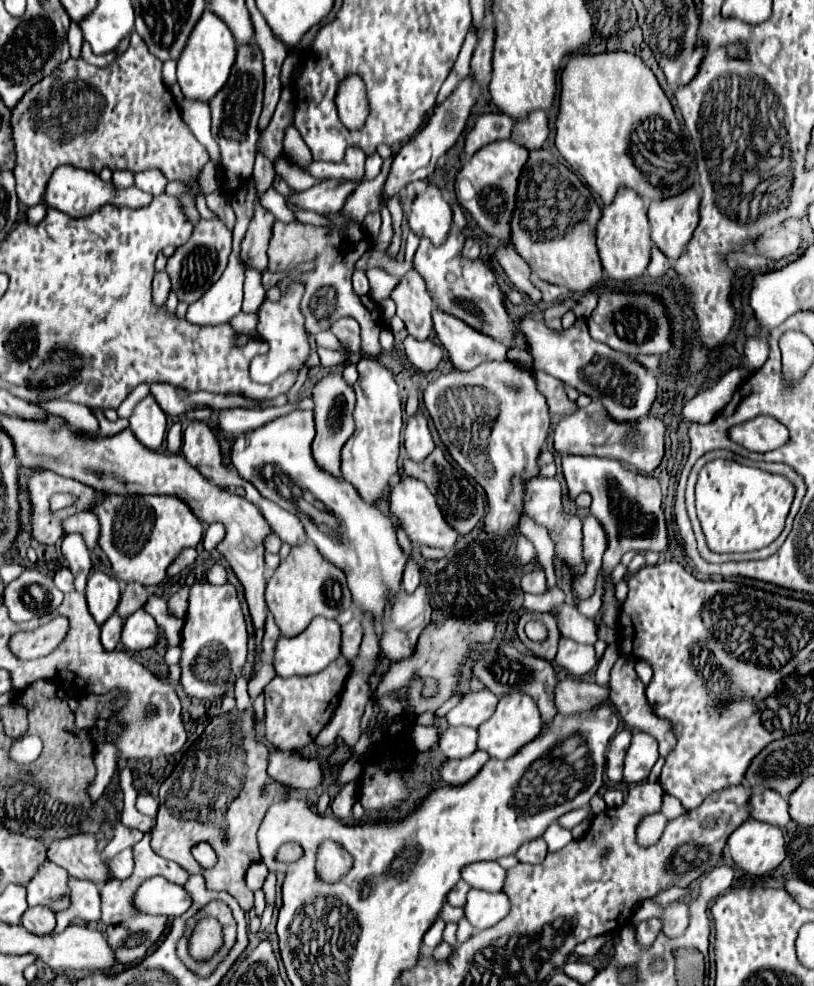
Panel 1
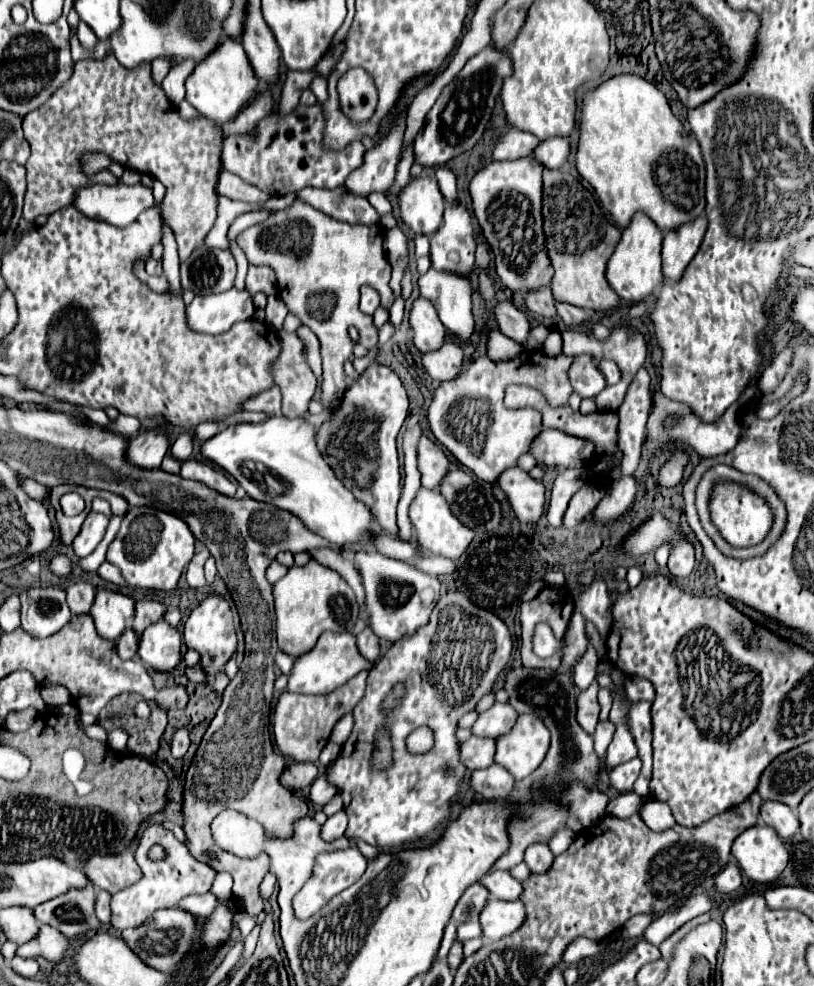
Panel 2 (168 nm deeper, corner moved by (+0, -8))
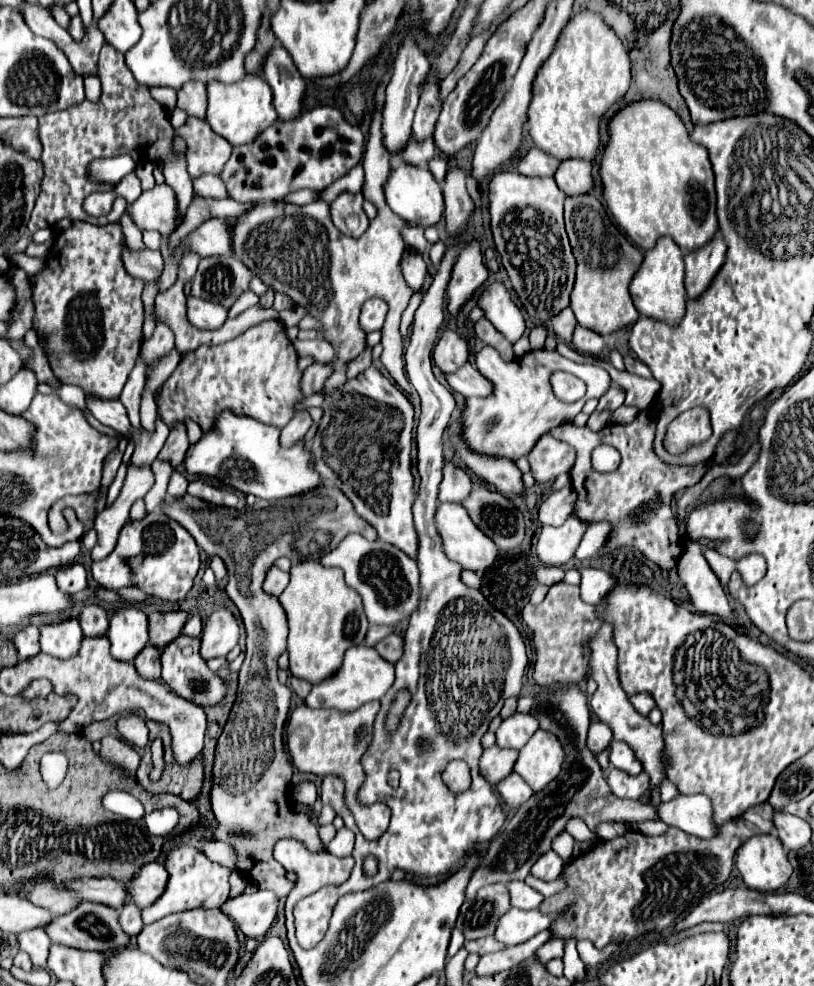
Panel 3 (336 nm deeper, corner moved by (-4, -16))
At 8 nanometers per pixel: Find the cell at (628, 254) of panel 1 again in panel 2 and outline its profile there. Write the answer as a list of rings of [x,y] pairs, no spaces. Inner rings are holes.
[[[638,212],[638,216],[634,216],[634,220],[630,222],[630,228],[622,232],[622,240],[618,248],[614,250],[614,254],[610,256],[610,264],[606,270],[608,282],[620,298],[630,300],[630,302],[642,302],[656,288],[662,286],[664,282],[662,240],[664,240],[664,234],[660,232],[660,228],[642,212]]]

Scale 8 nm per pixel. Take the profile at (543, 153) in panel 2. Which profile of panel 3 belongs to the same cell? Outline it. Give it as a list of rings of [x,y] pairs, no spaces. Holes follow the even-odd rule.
[[[562,160],[554,180],[570,196],[584,194],[592,188],[592,164],[588,160]]]

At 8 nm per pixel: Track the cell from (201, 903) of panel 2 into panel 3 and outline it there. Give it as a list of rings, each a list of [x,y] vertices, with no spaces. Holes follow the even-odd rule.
[[[260,890],[254,894],[228,898],[220,906],[220,910],[228,918],[232,918],[248,938],[262,938],[276,918],[276,906],[276,894]]]

